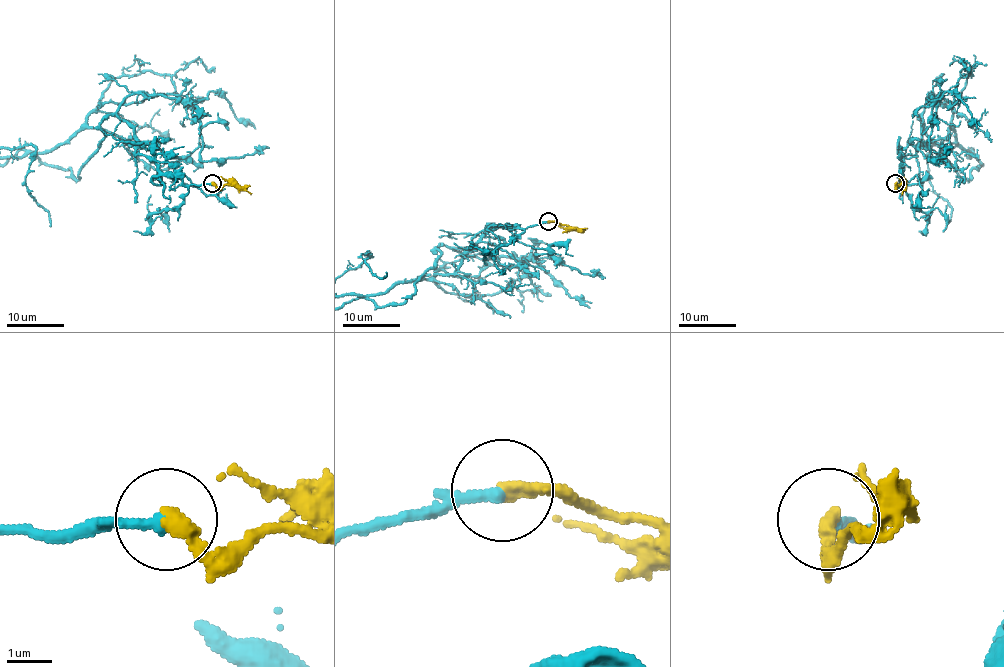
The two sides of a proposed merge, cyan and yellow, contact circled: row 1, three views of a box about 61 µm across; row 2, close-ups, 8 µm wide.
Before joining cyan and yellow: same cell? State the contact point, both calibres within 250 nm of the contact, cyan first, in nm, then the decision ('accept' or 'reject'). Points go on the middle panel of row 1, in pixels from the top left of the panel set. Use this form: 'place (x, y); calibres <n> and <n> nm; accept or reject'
place (548, 221); calibres 280 and 320 nm; accept

